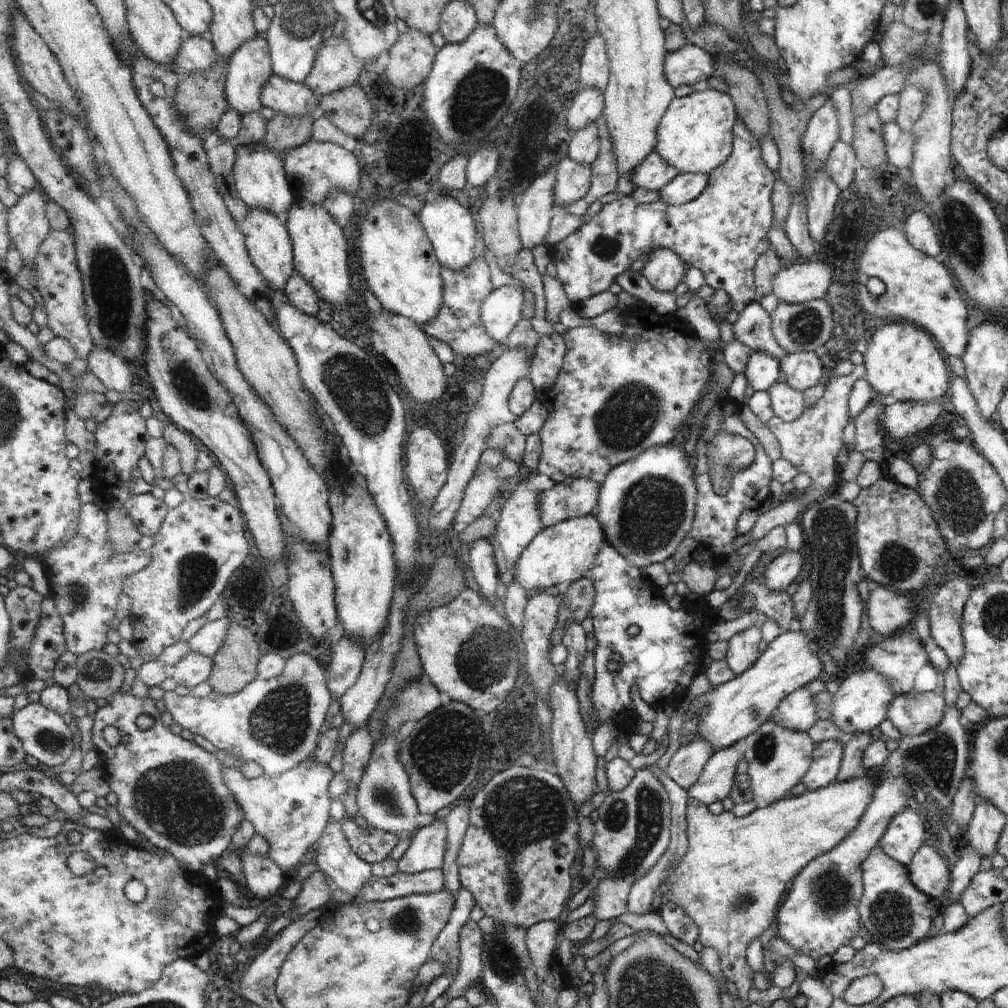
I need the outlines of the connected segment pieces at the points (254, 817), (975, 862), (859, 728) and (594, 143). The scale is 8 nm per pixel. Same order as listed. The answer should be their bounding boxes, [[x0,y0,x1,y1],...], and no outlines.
[[225,758,336,877],[947,846,983,903],[831,666,893,737],[568,122,601,166]]

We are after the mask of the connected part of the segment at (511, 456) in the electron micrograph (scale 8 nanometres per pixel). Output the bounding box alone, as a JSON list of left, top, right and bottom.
[487,422,528,464]

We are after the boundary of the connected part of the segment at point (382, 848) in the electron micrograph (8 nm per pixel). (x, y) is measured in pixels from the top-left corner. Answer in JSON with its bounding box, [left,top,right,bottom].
[343,820,402,862]

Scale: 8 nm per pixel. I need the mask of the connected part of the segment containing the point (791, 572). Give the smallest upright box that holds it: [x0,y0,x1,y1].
[763,548,803,591]

